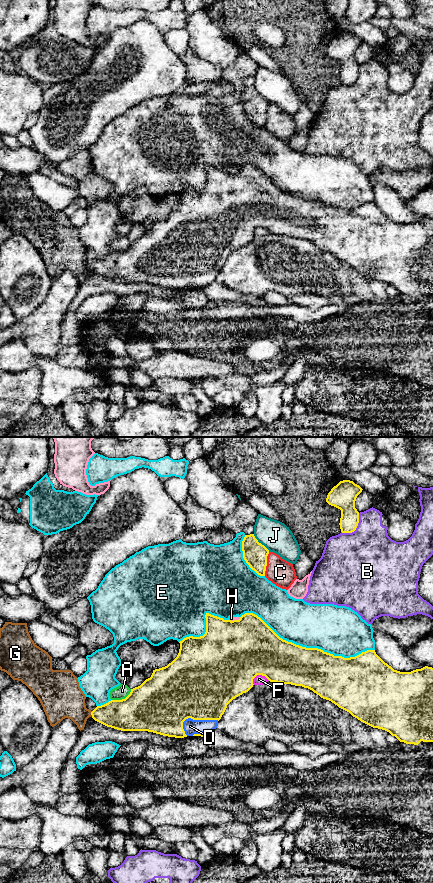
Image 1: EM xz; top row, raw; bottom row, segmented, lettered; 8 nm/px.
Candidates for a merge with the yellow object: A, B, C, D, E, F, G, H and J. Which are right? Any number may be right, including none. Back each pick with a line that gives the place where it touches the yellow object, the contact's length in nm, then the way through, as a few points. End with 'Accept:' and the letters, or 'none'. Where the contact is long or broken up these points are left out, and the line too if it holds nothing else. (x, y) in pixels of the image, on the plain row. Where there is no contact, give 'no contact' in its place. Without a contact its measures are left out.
D: meets yellow in xz at (197, 271); contact 300 nm long
Accept: D

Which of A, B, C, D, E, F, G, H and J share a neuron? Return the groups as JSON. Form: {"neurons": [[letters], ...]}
{"neurons": [["A"], ["B"], ["C"], ["D"], ["E"], ["F"], ["G"], ["H"], ["J"]]}

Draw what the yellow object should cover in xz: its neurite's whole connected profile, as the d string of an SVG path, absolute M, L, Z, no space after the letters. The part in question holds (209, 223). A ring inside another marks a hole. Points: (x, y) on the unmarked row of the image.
M206 165L206 184L203 188L189 188L180 193L180 201L177 209L167 218L153 222L150 230L146 231L140 238L131 241L130 246L122 252L111 252L108 255L97 258L92 264L92 270L107 278L121 283L148 283L168 289L184 290L187 288L201 288L217 280L218 273L224 266L227 257L236 249L248 244L253 239L253 231L257 227L265 228L270 234L283 236L291 236L302 238L312 242L321 250L326 251L337 257L339 260L349 264L353 269L361 274L373 279L385 282L392 288L395 288L400 294L406 296L418 297L421 293L433 294L433 220L425 218L411 224L400 224L394 222L385 215L375 204L375 202L367 202L361 206L344 210L342 208L334 208L333 206L324 204L318 200L306 200L288 194L280 190L260 169L253 165L245 165L239 172L224 172L223 170Z

